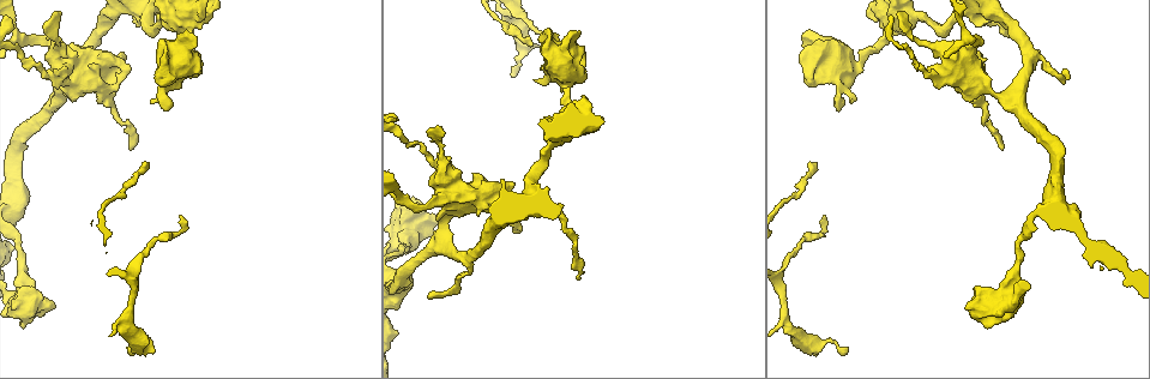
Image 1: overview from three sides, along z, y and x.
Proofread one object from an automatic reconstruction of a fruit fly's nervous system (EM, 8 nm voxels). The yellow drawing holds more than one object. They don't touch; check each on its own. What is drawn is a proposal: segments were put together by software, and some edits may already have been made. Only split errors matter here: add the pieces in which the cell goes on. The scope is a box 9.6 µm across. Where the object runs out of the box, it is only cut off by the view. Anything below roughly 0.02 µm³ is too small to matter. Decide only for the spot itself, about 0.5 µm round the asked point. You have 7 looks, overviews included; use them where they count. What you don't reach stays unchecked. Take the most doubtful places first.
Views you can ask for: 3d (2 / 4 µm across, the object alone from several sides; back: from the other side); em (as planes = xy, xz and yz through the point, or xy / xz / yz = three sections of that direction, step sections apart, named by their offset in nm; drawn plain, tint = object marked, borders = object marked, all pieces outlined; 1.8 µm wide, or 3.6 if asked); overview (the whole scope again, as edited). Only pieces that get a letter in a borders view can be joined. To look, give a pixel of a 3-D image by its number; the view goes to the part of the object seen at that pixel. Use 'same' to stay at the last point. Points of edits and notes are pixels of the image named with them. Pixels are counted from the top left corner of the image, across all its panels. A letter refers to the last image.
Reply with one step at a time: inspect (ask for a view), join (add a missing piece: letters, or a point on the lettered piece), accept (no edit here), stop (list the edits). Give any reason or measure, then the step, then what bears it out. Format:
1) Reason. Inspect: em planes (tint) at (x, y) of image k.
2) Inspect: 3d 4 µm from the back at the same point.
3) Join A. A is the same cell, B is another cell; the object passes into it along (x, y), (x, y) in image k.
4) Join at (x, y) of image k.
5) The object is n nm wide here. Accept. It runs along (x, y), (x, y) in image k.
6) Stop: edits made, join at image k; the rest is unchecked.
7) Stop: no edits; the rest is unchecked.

Inspect: 3d 4 µm at (182, 218) of image 1.

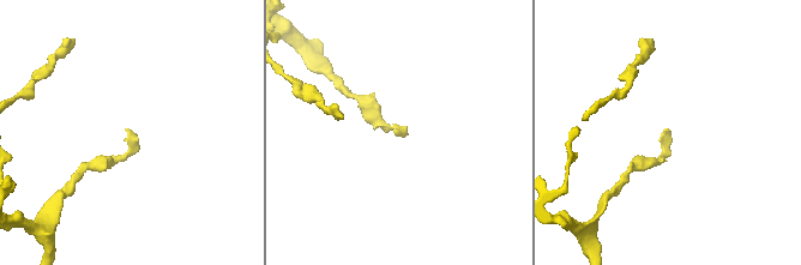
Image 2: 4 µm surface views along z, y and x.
Inspect: em planes (tint) at (663, 130) of image 2.

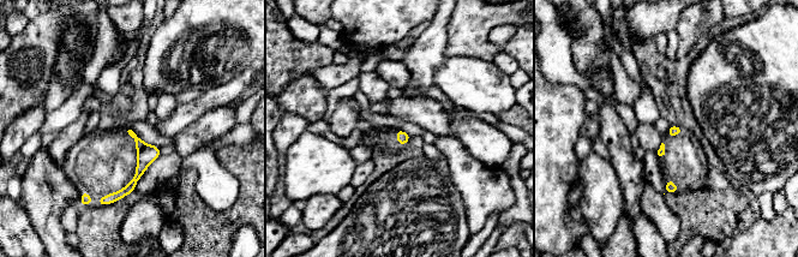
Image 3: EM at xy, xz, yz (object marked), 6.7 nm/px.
Inspect: em planes (borders) at the same point.

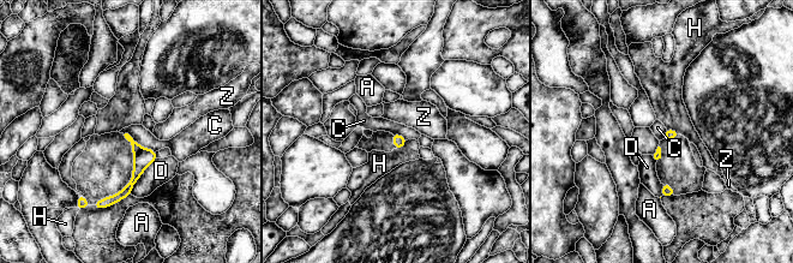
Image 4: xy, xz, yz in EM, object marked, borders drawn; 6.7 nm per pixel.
The longest contact is with D, 300 nm. Accept. A, C, D, H and Z are other cells; no lettered piece goes on from it.

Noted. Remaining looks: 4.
Calibre changes. Inspect: 3d 2 µm at (444, 161) of image 1.

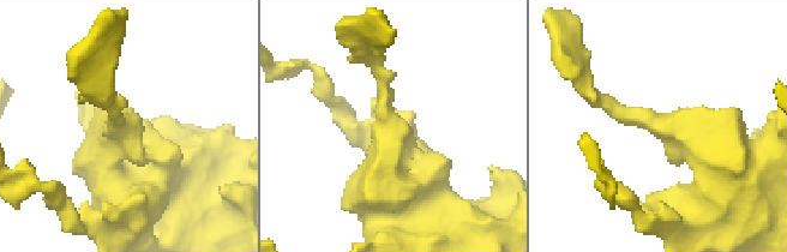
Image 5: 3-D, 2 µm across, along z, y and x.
The arms are 160, 550 nm wide. Inspect: em planes (tint) at (118, 125) of image 5.

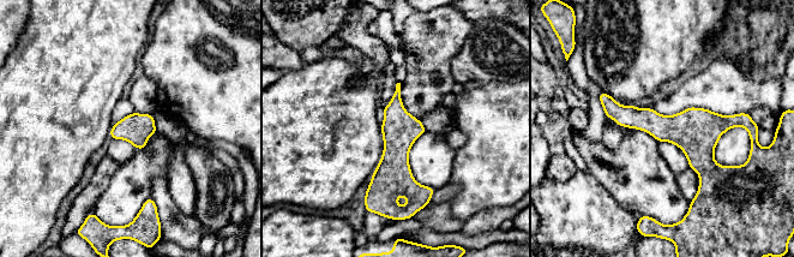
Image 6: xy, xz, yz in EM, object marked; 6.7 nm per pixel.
Inspect: em planes (borders) at the same point.

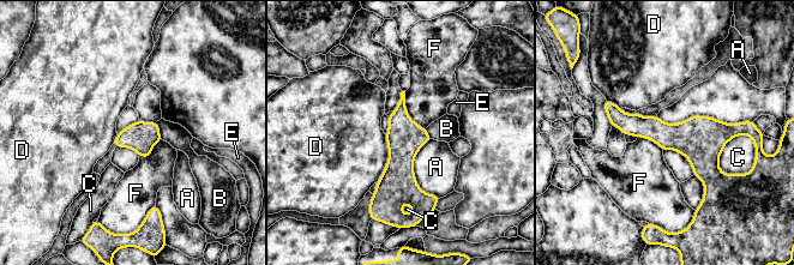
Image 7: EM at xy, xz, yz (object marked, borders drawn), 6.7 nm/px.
The object is 200 nm wide here. Accept. A, B, C, D, E and F are other cells; it runs along (607, 104), (660, 132), (741, 128) in image 7; none of them fits.

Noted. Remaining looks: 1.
Stop: no edits; the rest is unchecked.

